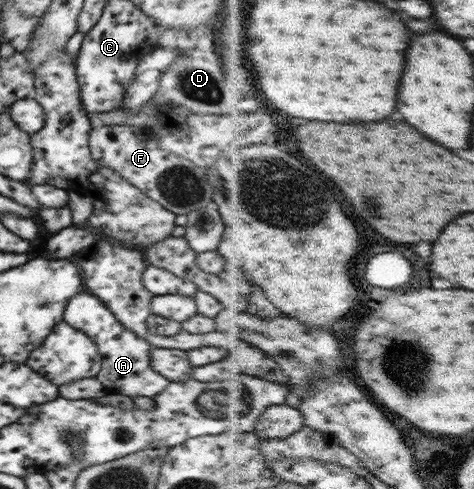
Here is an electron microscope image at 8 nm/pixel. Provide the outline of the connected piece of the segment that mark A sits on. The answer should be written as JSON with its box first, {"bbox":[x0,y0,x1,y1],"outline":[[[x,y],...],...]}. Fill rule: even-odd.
{"bbox":[63,290,168,398],"outline":[[[86,290],[72,297],[64,309],[63,322],[85,332],[96,343],[101,356],[101,369],[96,378],[109,395],[153,398],[168,387],[168,379],[151,367],[152,346],[143,338],[138,338],[135,332],[128,330],[96,295]]]}

